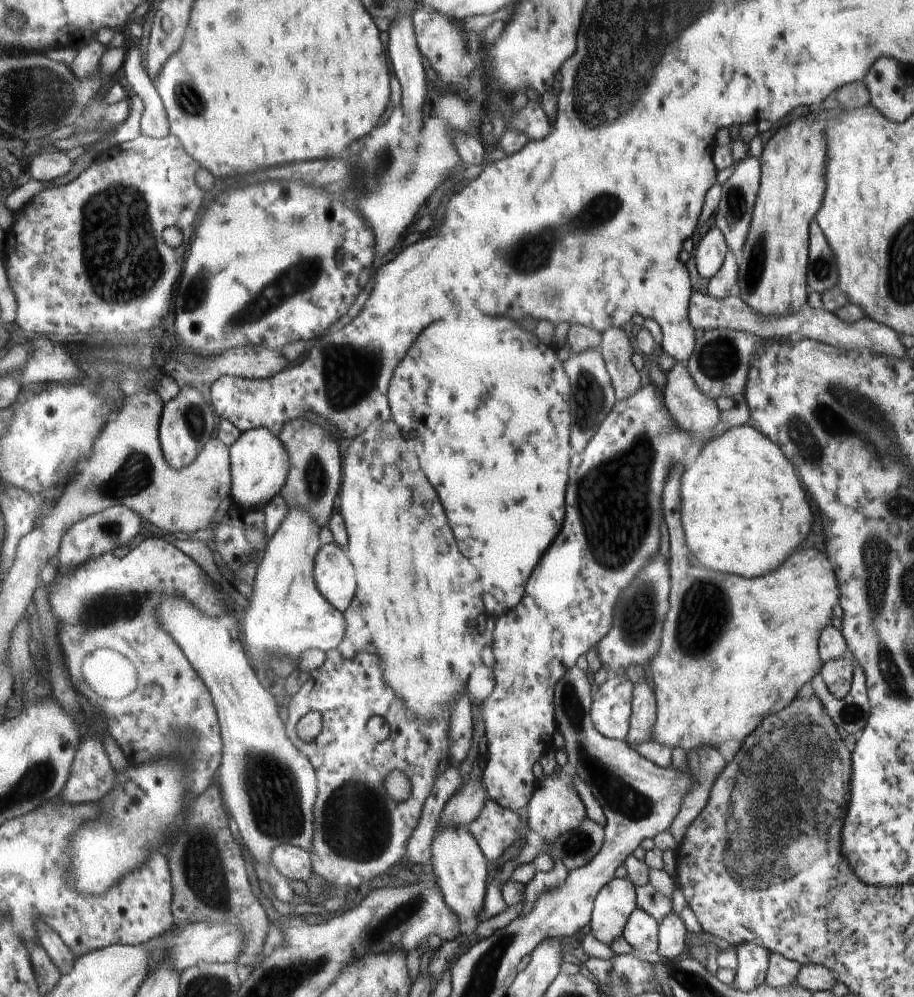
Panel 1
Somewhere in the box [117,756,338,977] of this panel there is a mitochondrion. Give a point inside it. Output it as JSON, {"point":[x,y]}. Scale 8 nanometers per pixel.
{"point":[202,864]}

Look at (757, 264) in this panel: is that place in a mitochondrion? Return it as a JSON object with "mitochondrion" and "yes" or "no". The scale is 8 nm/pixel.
{"mitochondrion":"yes"}

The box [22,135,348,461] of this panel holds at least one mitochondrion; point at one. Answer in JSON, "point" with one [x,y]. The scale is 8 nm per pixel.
{"point":[119,266]}

